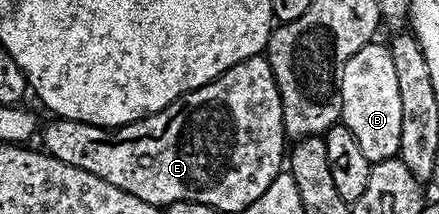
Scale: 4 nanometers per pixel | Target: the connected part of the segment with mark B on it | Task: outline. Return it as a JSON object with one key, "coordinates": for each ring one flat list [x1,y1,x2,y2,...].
{"coordinates":[[373,42,362,46,342,70,341,121,354,134,362,154,369,162,393,159,402,142,402,102,398,91,398,77,394,70,392,49,387,43]]}

